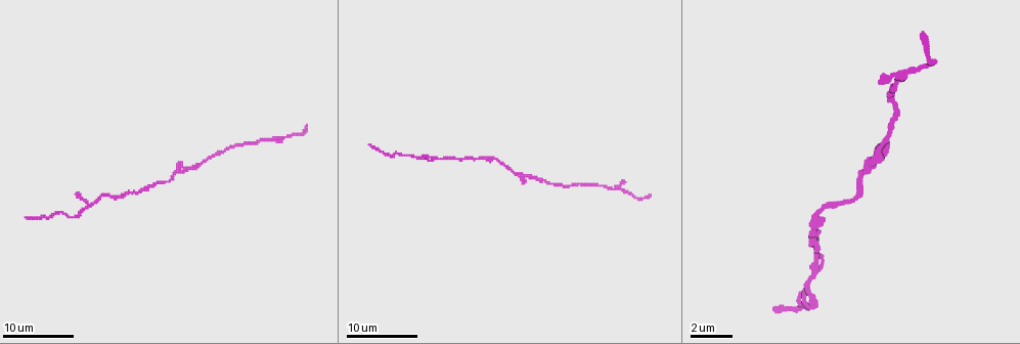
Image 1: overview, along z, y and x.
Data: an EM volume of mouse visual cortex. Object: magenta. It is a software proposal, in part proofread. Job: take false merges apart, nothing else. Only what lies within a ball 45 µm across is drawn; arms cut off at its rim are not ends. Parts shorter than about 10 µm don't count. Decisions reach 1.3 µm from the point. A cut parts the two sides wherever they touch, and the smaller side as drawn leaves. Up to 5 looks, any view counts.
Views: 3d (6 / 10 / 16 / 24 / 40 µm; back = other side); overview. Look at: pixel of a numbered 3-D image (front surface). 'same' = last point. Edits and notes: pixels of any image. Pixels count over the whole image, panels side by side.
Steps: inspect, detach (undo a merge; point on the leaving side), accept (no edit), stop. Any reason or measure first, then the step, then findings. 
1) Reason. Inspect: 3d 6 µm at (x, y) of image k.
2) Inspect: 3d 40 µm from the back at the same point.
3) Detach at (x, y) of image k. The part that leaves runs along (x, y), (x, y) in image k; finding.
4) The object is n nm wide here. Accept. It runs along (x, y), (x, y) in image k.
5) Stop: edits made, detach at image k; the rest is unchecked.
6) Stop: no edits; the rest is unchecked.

Thick turns thin. Inspect: 3d 16 µm at (518, 176) of image 1.

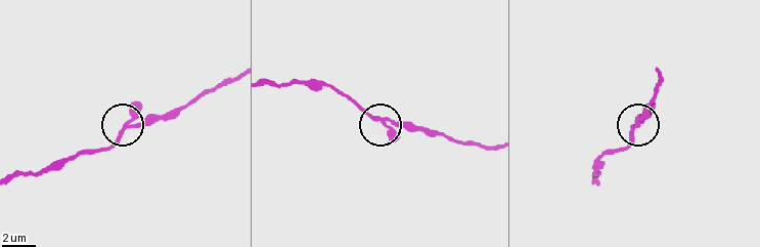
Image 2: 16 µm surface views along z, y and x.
Accept. It runs along (370, 114), (386, 125), (421, 125) in image 2; all the same neuron.

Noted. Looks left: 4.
Sudden change in width. Inspect: 3d 6 µm at (483, 158) of image 1.

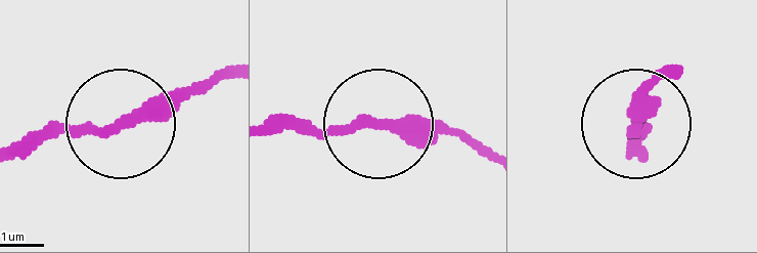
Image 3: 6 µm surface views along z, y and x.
Accept. It runs along (229, 74), (152, 99), (108, 129), (13, 140) in image 3; continuous, no second neuron.

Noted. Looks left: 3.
A narrow waist. Inspect: 3d 10 µm at (816, 257) of image 1.

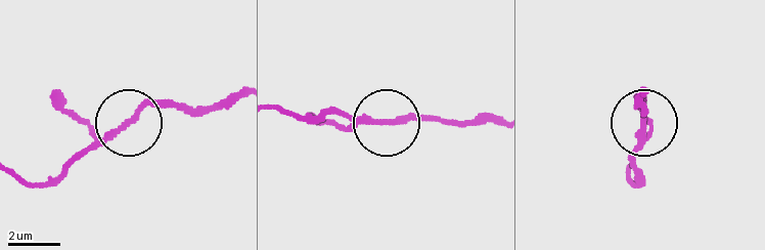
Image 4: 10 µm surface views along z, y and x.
Accept. It runs along (239, 91), (206, 105), (146, 107), (100, 137), (63, 175) in image 4; continuous, no second neuron.

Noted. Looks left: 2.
Stop: no edits; the rest is unchecked.

